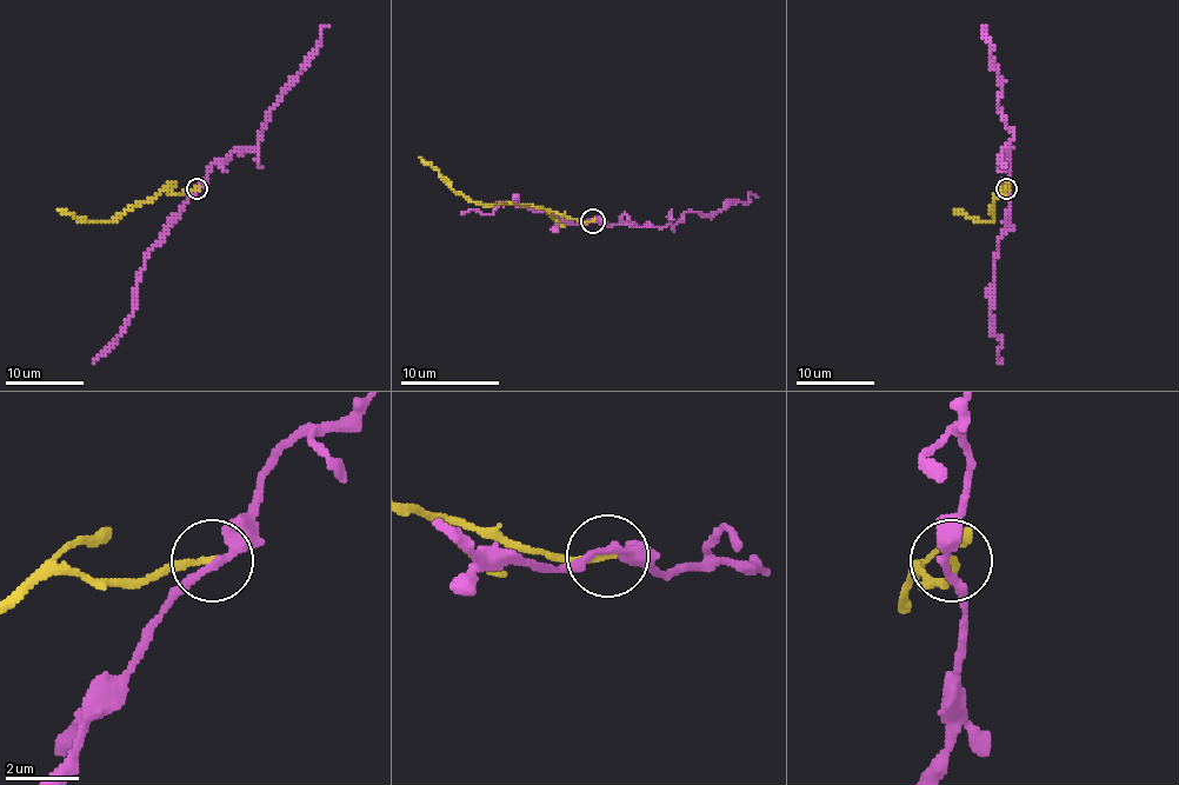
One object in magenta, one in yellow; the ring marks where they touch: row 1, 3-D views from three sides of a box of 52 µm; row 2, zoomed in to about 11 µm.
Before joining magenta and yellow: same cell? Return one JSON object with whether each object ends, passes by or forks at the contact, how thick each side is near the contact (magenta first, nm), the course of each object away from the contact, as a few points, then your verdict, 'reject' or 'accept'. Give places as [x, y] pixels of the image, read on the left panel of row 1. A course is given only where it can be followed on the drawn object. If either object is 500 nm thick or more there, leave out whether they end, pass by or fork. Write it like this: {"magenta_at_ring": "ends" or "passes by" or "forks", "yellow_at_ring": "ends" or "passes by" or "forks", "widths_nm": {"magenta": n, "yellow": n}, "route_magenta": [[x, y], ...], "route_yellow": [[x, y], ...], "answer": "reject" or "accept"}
{"magenta_at_ring": "passes by", "yellow_at_ring": "ends", "widths_nm": {"magenta": 220, "yellow": 190}, "route_magenta": [[197, 190], [215, 161], [235, 150], [255, 148], [271, 107], [294, 81], [327, 25]], "route_yellow": [[197, 190], [159, 191], [108, 223], [85, 223], [59, 208]], "answer": "reject"}

